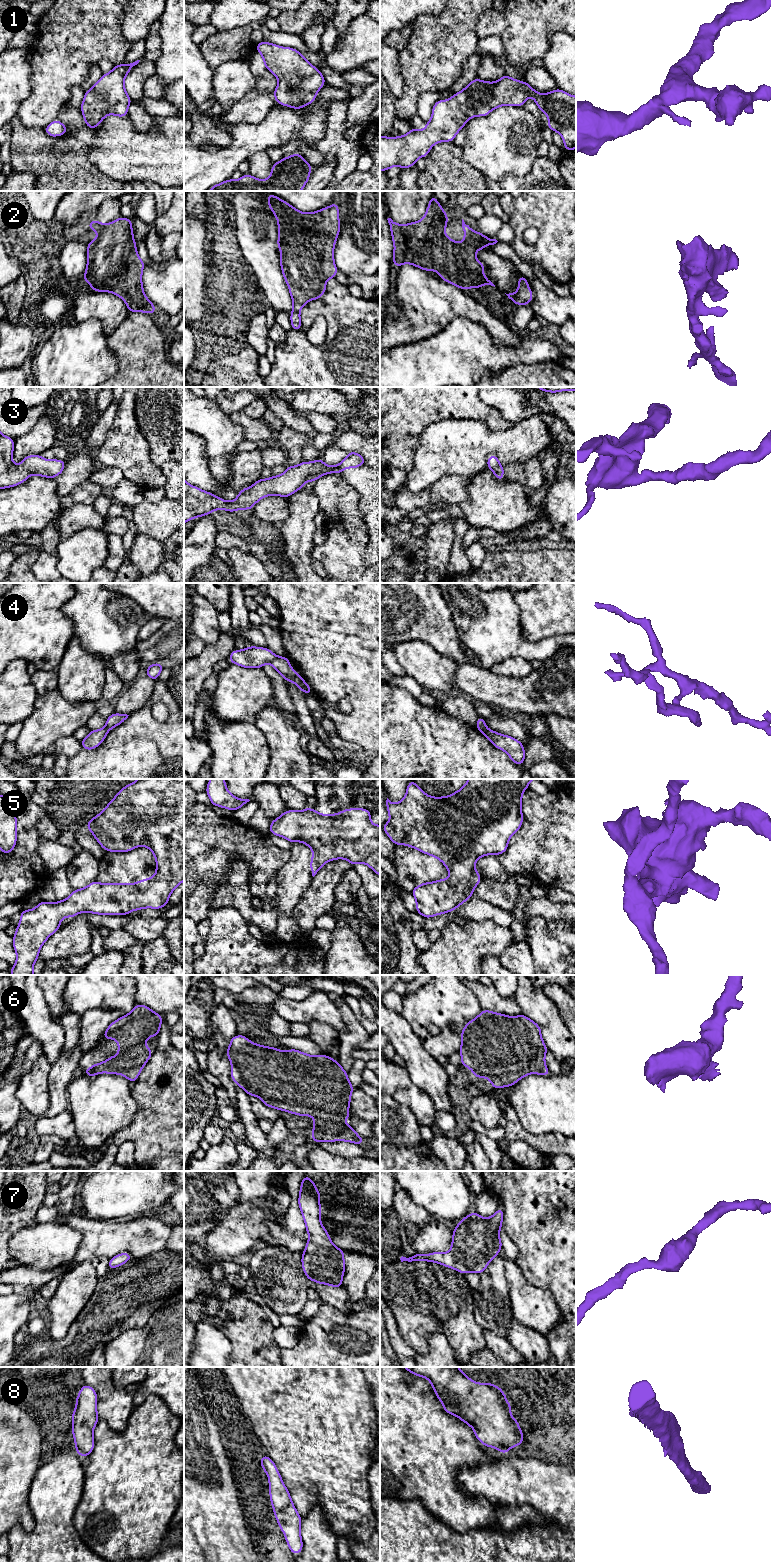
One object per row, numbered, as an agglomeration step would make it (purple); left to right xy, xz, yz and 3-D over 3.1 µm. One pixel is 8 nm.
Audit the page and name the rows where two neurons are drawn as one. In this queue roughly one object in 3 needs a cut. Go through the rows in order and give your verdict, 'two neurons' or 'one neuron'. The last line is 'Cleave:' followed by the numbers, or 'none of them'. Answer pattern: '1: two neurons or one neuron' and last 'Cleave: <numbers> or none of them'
1: one neuron
2: one neuron
3: one neuron
4: two neurons
5: one neuron
6: one neuron
7: one neuron
8: one neuron
Cleave: 4

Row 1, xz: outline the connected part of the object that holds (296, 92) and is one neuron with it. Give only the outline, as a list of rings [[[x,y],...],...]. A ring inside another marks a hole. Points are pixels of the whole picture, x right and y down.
[[[262,41],[256,44],[256,51],[262,55],[265,68],[278,77],[273,92],[278,104],[302,109],[316,100],[325,78],[298,50]]]

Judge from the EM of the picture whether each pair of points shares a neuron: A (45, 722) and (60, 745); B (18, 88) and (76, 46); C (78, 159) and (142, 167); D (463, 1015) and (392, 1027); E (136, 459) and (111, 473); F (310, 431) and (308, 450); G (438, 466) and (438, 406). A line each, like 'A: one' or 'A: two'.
A: two
B: two
C: two
D: two
E: two
F: one
G: two

